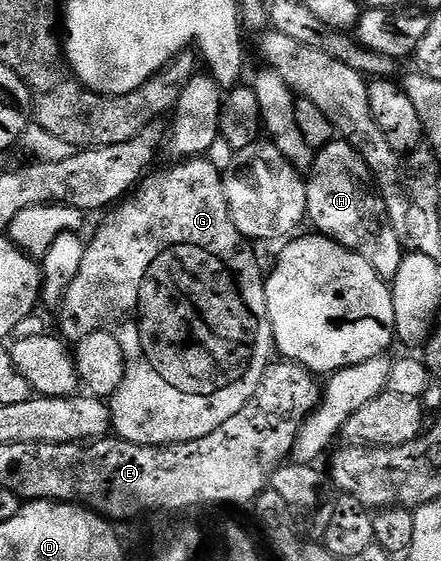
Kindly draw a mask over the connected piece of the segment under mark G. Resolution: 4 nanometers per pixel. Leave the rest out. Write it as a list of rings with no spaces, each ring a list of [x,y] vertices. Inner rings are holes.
[[[192,156],[179,160],[168,170],[159,170],[156,174],[148,173],[106,215],[107,219],[95,230],[95,235],[83,247],[81,266],[63,294],[63,301],[57,307],[59,313],[59,330],[68,343],[74,344],[79,339],[89,336],[95,330],[109,332],[121,344],[121,352],[125,356],[125,376],[117,388],[117,392],[109,399],[111,412],[111,430],[126,442],[142,446],[170,446],[173,442],[188,442],[201,436],[209,436],[213,428],[221,428],[229,416],[237,416],[241,408],[253,396],[267,363],[273,358],[273,339],[271,325],[267,319],[265,304],[265,274],[259,271],[259,262],[250,250],[248,239],[235,227],[231,219],[231,209],[226,202],[223,188],[223,174],[203,156]]]

